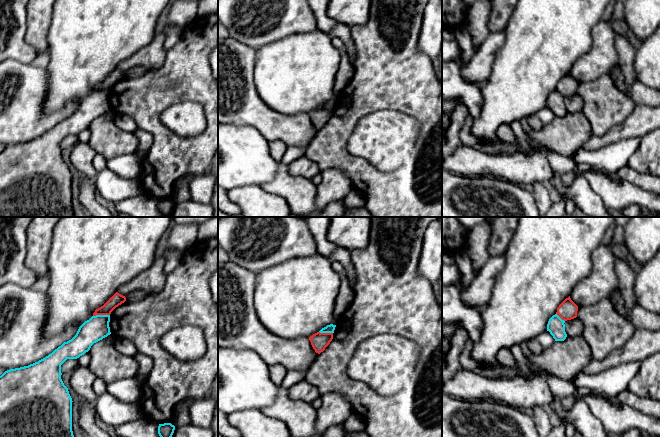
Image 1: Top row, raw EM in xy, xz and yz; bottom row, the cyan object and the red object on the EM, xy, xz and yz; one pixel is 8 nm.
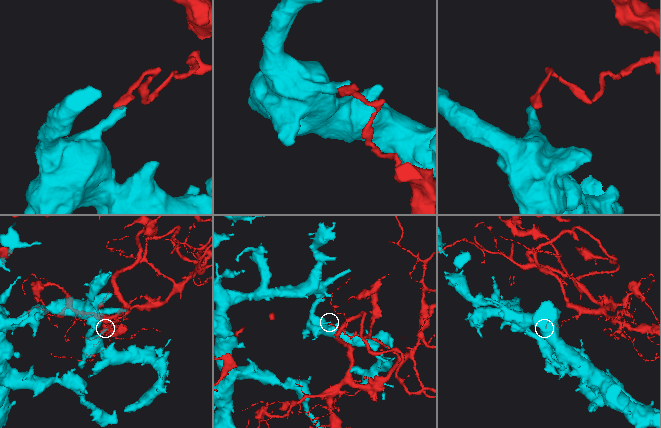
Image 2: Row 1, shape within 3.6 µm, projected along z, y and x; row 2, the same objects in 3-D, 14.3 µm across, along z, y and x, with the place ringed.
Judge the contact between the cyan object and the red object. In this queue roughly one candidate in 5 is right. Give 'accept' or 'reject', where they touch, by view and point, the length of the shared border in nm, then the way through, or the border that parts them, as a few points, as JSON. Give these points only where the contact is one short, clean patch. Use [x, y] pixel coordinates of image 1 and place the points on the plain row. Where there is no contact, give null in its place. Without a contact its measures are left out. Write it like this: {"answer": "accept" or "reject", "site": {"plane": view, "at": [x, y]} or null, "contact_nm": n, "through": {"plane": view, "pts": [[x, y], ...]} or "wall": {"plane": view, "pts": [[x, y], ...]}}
{"answer": "reject", "site": {"plane": "xy", "at": [101, 91]}, "contact_nm": 140, "wall": {"plane": "xy", "pts": [[109, 90], [96, 90], [93, 92]]}}

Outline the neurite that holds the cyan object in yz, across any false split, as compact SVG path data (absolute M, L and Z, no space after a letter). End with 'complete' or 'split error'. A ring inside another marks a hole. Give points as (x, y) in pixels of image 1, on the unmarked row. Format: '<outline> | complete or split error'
M557 90L553 91L547 100L547 107L553 112L555 117L564 117L567 113L565 108L565 97Z | complete

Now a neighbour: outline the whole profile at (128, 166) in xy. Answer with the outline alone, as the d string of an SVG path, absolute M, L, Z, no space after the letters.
M136 154L121 155L108 159L106 167L124 178L138 179L141 170L141 159Z

